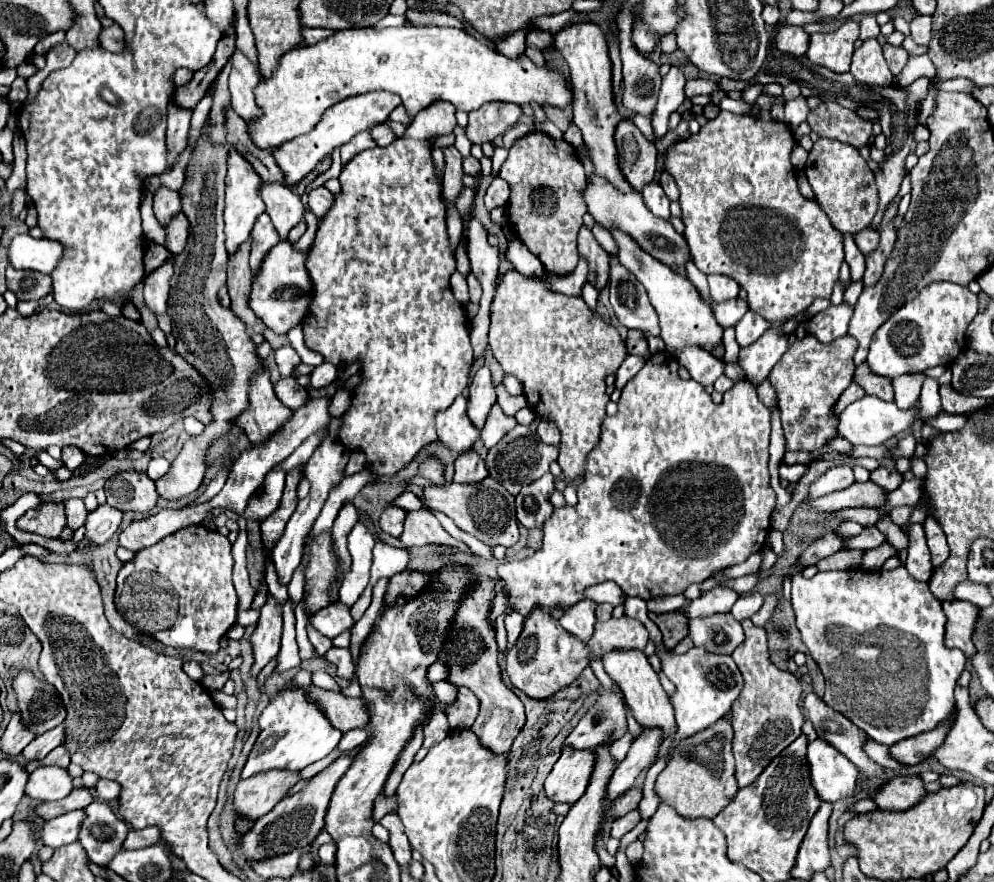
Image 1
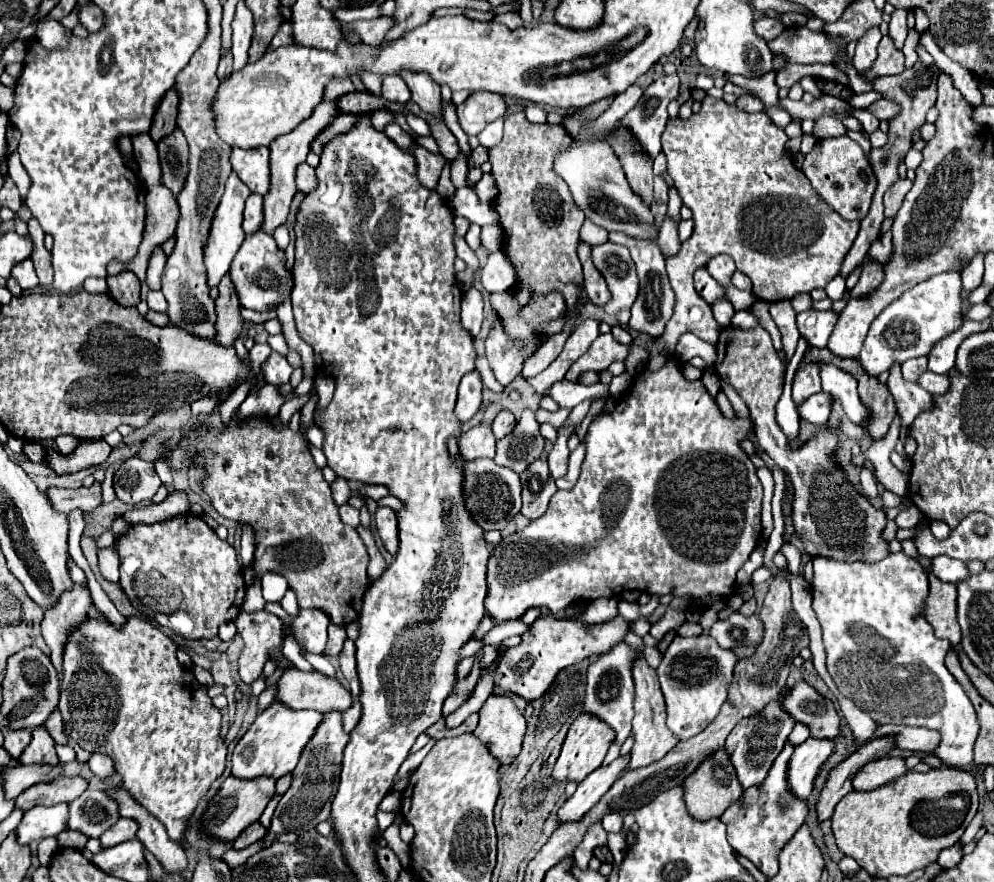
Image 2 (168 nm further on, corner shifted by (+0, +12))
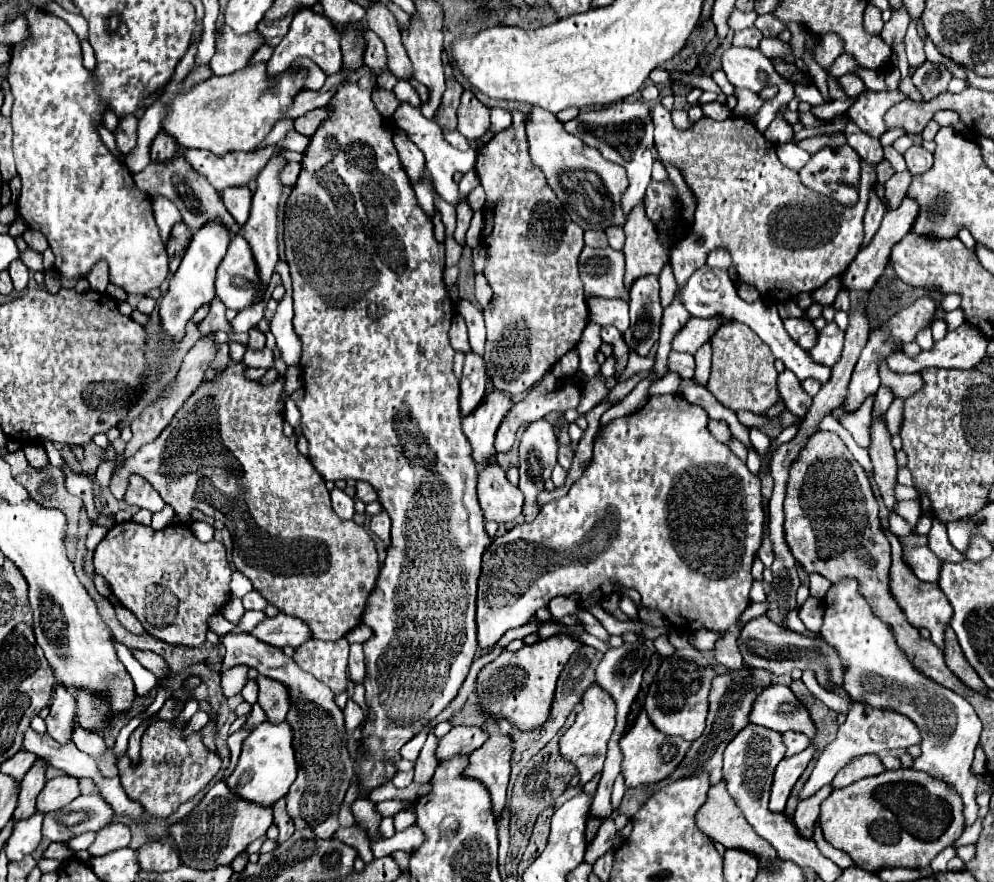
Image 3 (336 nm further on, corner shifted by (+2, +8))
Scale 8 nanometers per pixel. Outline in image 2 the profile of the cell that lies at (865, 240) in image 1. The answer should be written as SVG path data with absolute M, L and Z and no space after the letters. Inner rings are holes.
M891 232L879 234L879 238L875 238L875 242L869 246L869 256L883 264L885 258L889 258L889 250L891 250Z

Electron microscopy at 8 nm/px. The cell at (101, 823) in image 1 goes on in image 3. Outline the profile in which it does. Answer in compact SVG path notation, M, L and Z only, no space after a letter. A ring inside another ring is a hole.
M97 794L79 796L61 810L47 812L43 820L43 836L53 842L69 842L83 832L99 832L113 820L111 806Z

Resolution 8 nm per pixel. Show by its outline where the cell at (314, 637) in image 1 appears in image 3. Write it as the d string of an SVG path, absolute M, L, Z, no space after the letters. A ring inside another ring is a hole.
M345 638L335 642L323 640L307 640L299 648L295 648L295 664L313 674L319 682L329 686L333 694L347 690L347 658L349 658L349 642Z

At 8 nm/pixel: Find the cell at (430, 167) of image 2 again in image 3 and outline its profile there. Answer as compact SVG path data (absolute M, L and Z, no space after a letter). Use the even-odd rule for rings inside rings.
M423 178L423 182L419 182L419 186L415 186L415 194L417 194L417 202L423 208L423 212L433 218L435 216L435 206L433 206L433 186L429 178Z

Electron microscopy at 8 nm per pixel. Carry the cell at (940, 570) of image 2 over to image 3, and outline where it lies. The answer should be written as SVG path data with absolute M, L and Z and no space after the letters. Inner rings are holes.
M903 544L903 560L919 580L937 582L941 560L931 552L929 546Z

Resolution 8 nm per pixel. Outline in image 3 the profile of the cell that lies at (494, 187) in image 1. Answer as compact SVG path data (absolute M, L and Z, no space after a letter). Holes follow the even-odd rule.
M477 186L475 190L471 190L471 192L469 192L469 196L467 196L467 202L469 202L471 210L481 210L481 208L483 208L483 204L485 204L483 188L481 188L481 186Z

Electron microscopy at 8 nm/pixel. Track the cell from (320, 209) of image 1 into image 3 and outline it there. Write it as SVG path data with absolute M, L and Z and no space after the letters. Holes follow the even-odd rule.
M287 162L285 168L281 170L279 178L281 178L281 182L283 182L285 186L295 186L299 172L301 172L301 164L299 164L299 162Z

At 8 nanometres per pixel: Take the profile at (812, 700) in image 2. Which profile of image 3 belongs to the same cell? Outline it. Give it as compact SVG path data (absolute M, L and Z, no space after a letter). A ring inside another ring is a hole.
M783 684L769 686L755 698L753 708L749 712L749 722L781 734L787 730L795 730L803 732L809 738L815 736L815 726L809 718L809 712Z

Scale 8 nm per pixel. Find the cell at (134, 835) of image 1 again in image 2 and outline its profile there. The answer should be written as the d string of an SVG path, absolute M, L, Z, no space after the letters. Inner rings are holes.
M119 818L117 824L111 826L99 840L101 840L103 848L117 846L117 844L121 844L125 840L133 840L137 830L139 830L139 824L133 818Z

